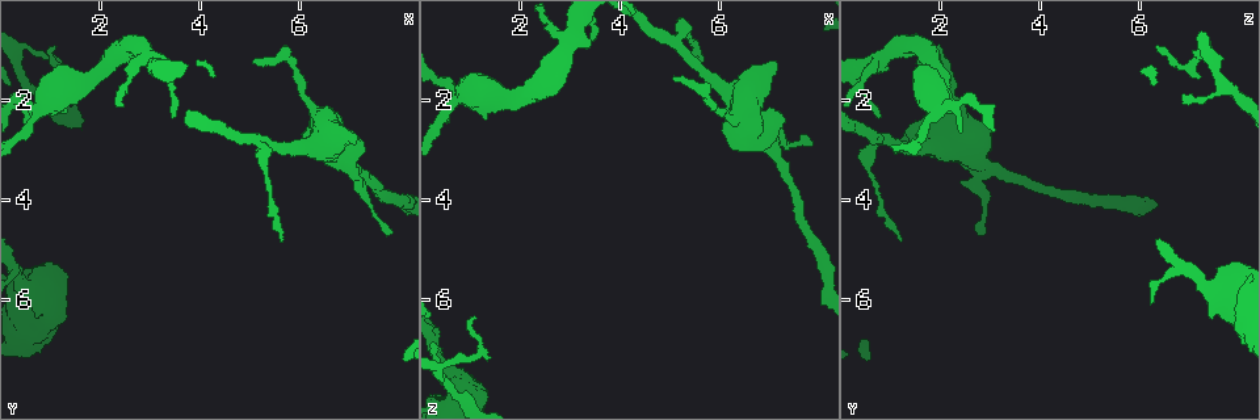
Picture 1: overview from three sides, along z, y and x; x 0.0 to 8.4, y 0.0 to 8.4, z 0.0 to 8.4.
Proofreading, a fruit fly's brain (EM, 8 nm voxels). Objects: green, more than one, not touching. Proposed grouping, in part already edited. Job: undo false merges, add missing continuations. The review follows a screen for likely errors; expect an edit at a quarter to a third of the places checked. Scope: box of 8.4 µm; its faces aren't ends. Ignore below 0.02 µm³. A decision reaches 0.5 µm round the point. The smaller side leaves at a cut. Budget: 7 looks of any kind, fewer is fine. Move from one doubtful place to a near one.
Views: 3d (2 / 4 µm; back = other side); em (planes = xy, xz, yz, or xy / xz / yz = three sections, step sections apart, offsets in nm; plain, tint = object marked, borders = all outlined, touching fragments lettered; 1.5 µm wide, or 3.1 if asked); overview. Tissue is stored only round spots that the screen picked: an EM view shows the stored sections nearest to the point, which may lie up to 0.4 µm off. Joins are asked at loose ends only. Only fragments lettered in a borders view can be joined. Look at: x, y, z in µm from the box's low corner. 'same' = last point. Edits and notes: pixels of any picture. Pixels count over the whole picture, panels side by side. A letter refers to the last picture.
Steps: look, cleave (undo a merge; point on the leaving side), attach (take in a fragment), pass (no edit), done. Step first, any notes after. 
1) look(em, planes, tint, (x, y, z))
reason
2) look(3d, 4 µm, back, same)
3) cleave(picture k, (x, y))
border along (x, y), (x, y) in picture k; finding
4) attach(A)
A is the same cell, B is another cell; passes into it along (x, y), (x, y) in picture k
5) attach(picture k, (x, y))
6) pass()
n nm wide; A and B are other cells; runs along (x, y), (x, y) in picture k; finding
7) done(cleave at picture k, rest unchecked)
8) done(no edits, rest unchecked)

look(em, xy, step 8, tint, (6.20, 2.10, 2.35))
calibre changes

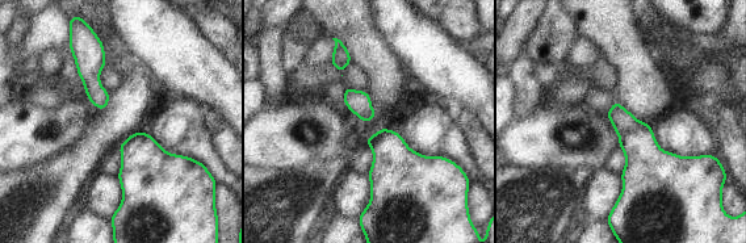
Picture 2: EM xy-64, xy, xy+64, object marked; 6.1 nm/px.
look(em, xy, step 8, borders, same)

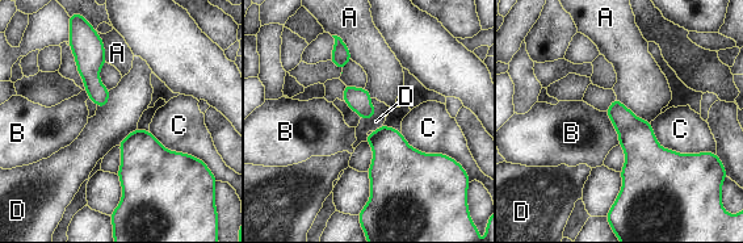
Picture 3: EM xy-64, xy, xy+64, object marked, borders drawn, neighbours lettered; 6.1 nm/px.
pass()
C touches over 400 nm; A, B, C and D are other cells; border along (370, 99), (377, 113), (365, 121) in picture 3; all the same cell

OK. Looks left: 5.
look(em, planes, tint, (5.15, 2.80, 0.85))

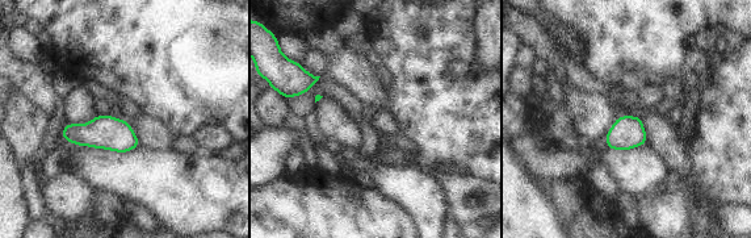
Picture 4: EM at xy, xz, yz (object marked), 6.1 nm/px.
look(em, planes, borders, same)

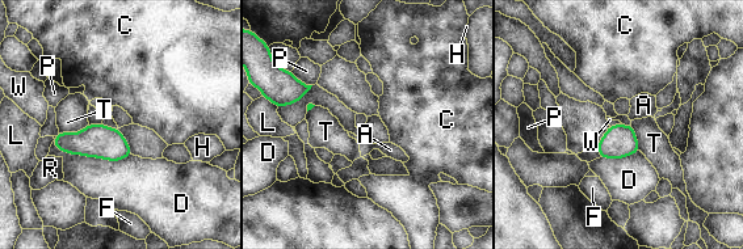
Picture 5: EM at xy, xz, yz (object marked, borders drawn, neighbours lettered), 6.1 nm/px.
pass()
D touches over 480 nm; A, C, D, F, H, L, P, R, T and W are other cells; border along (53, 142), (106, 160), (130, 153) in picture 5; all the same cell

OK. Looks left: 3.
look(em, planes, borders, (1.05, 0.95, 6.30))
tapers out

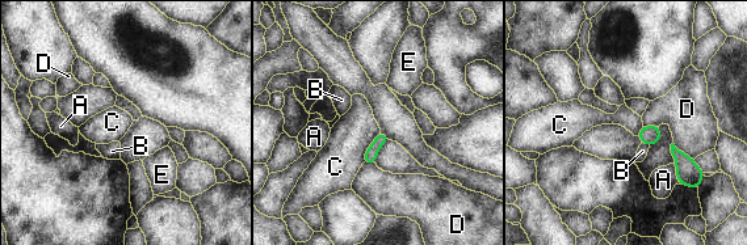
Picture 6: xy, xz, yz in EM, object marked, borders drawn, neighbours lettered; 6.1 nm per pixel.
pass()
C touches over 220 nm; A, B, C, D and E are other cells; border along (380, 131), (366, 150), (362, 161) in picture 6; none of them fits

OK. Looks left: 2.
done(no edits, rest unchecked)

